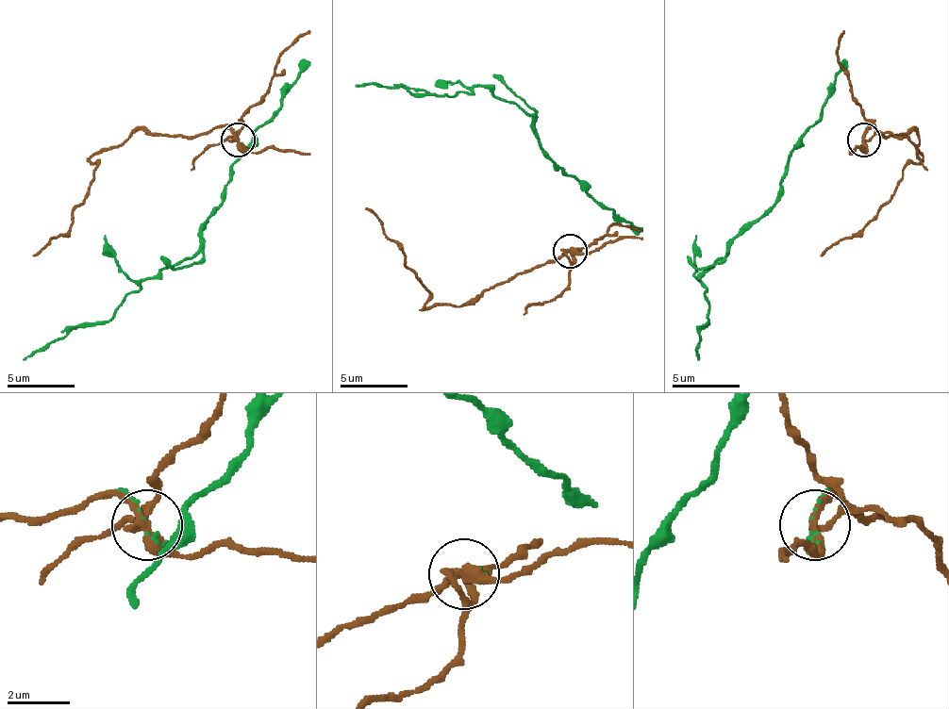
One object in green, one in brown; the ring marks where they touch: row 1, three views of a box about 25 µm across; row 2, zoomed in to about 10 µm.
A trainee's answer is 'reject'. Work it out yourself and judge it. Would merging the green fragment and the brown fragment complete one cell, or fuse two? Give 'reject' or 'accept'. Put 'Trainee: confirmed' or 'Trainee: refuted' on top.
Trainee: confirmed
reject

